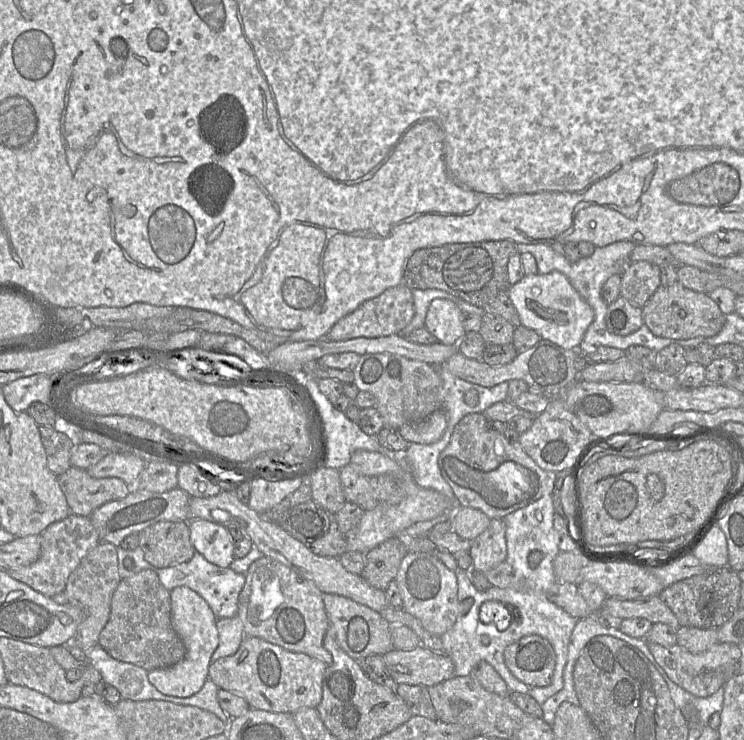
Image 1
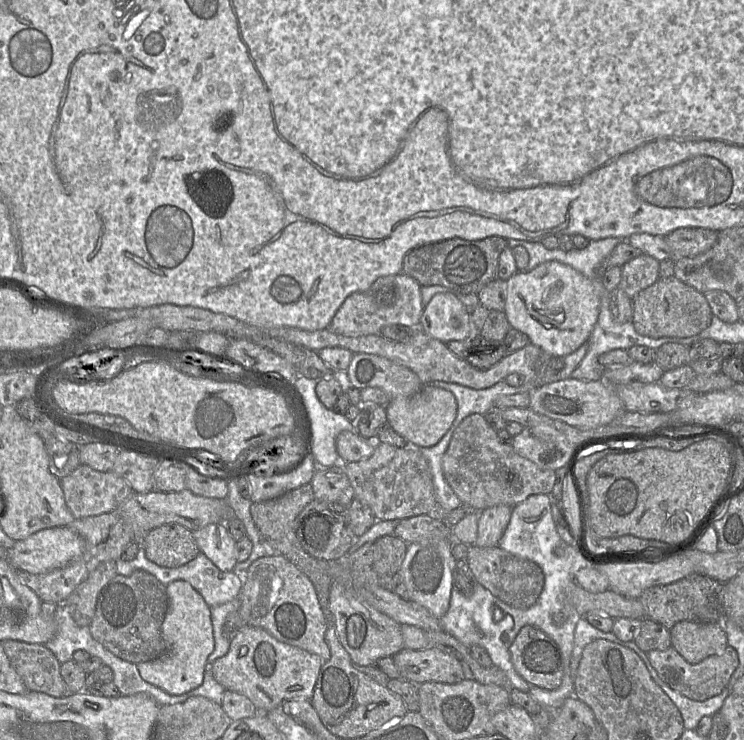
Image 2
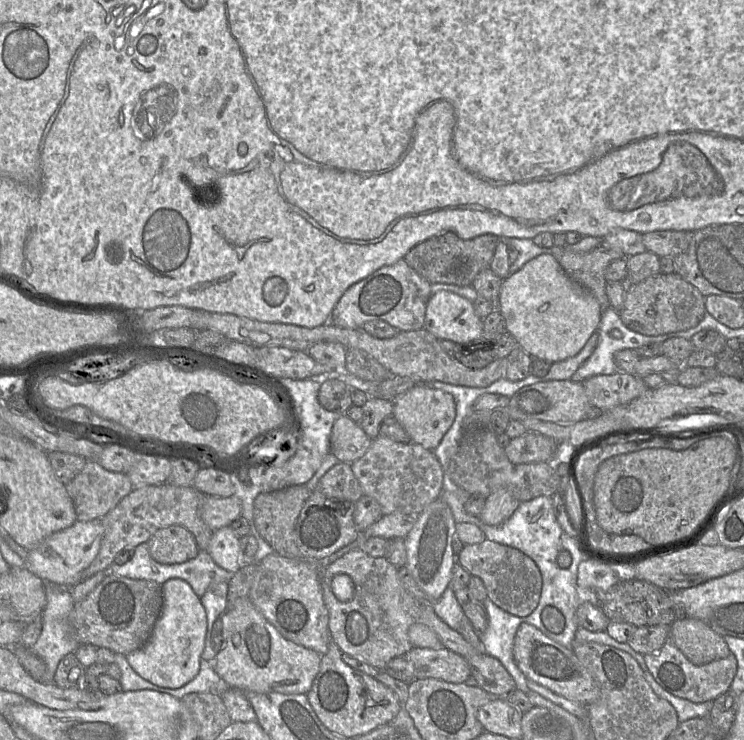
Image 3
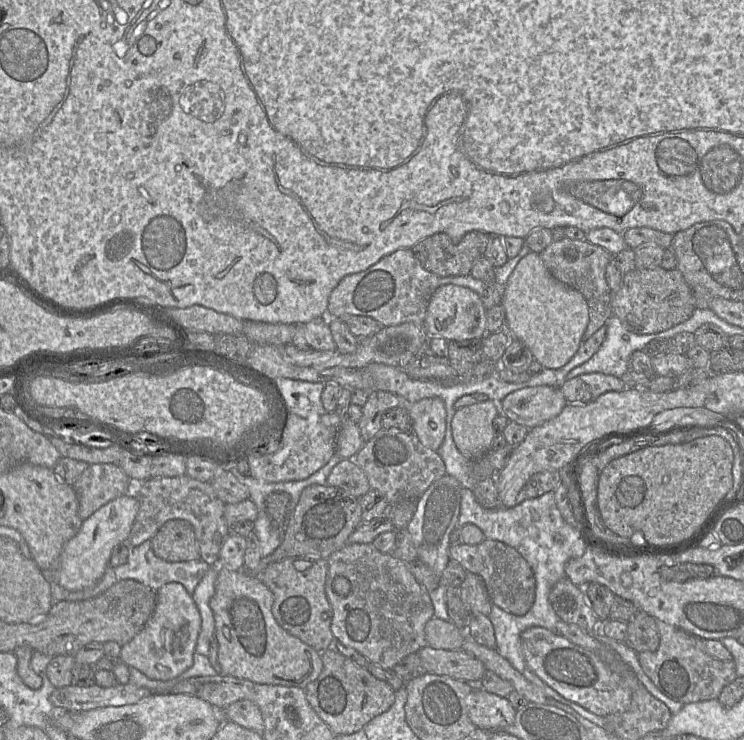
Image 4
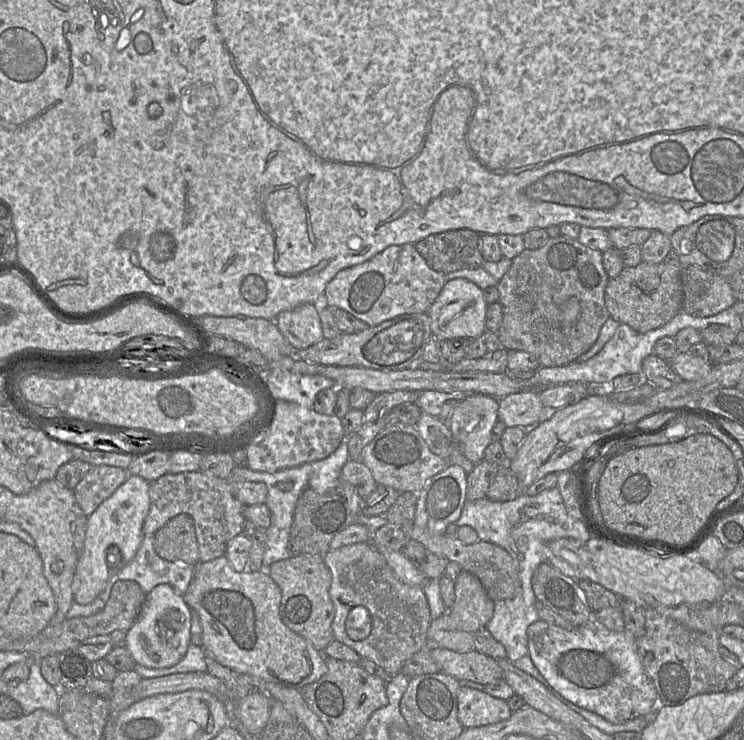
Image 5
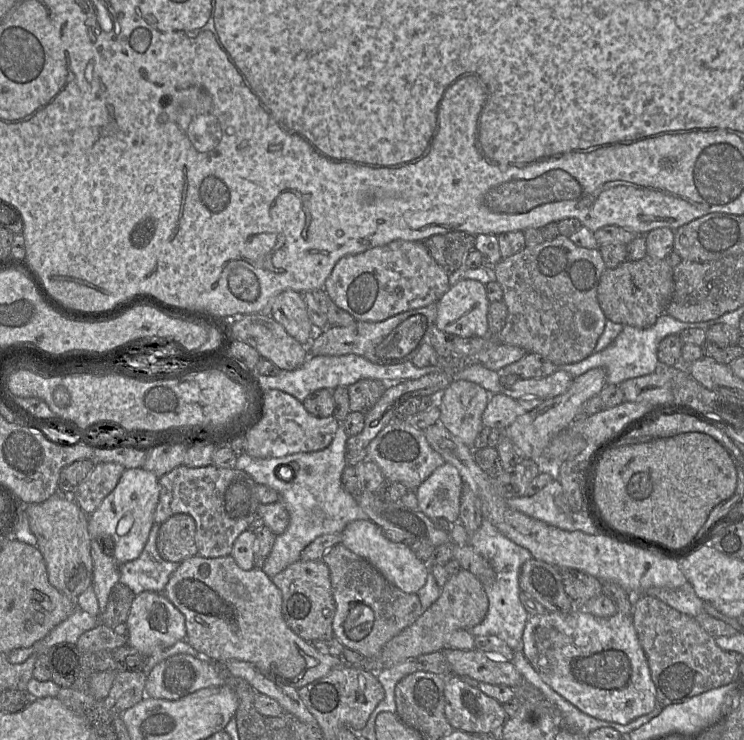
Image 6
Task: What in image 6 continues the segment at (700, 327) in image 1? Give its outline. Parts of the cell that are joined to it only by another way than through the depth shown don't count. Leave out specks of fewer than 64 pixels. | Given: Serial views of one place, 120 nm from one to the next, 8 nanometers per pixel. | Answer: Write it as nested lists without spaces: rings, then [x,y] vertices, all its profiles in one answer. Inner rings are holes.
[[[649,255],[637,261],[627,259],[613,269],[607,268],[597,288],[598,302],[608,320],[640,329],[656,323],[659,316],[665,313],[673,293],[673,268],[664,259]]]

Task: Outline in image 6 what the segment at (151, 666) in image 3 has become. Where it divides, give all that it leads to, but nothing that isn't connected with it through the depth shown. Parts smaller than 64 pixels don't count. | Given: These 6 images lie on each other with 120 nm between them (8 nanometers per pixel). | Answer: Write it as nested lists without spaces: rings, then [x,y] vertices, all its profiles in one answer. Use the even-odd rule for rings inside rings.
[[[144,591],[136,595],[126,624],[129,627],[129,646],[138,649],[148,656],[186,639],[185,616],[163,593]]]

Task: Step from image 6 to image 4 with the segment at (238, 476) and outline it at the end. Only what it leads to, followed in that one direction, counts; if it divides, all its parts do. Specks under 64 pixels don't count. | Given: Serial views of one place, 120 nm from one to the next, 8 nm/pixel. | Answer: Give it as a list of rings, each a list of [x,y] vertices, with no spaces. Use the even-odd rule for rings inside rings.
[[[187,475],[150,477],[142,483],[134,484],[130,493],[138,500],[139,510],[128,538],[121,544],[136,547],[150,540],[167,521],[182,519],[188,521],[193,527],[200,551],[200,559],[210,566],[219,564],[220,549],[231,533],[231,527],[224,516],[225,503],[216,495],[210,482],[201,482]]]

